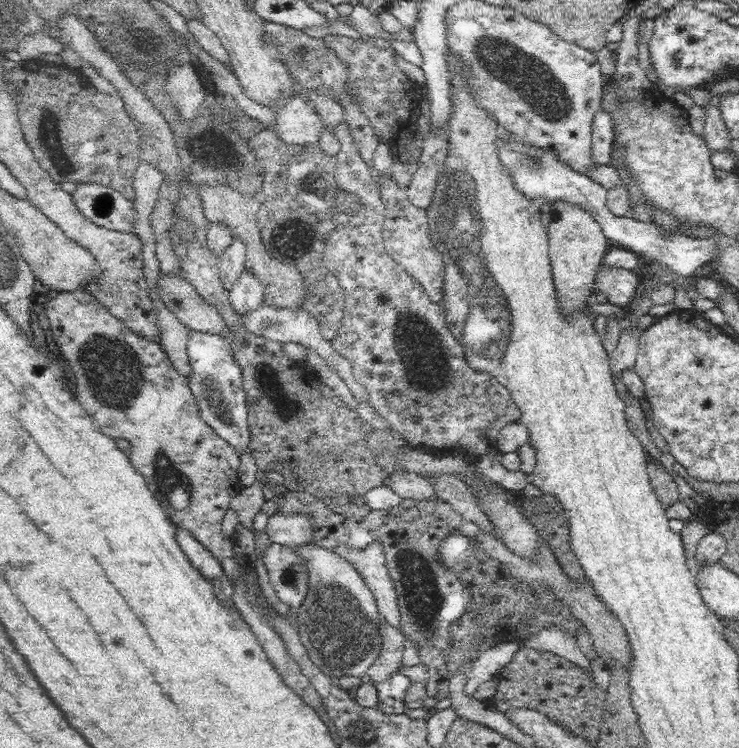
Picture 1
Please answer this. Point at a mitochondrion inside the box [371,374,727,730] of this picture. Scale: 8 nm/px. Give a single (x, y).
(419, 584)

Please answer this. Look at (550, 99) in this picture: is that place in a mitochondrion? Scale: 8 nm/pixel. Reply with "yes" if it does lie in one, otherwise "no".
yes

